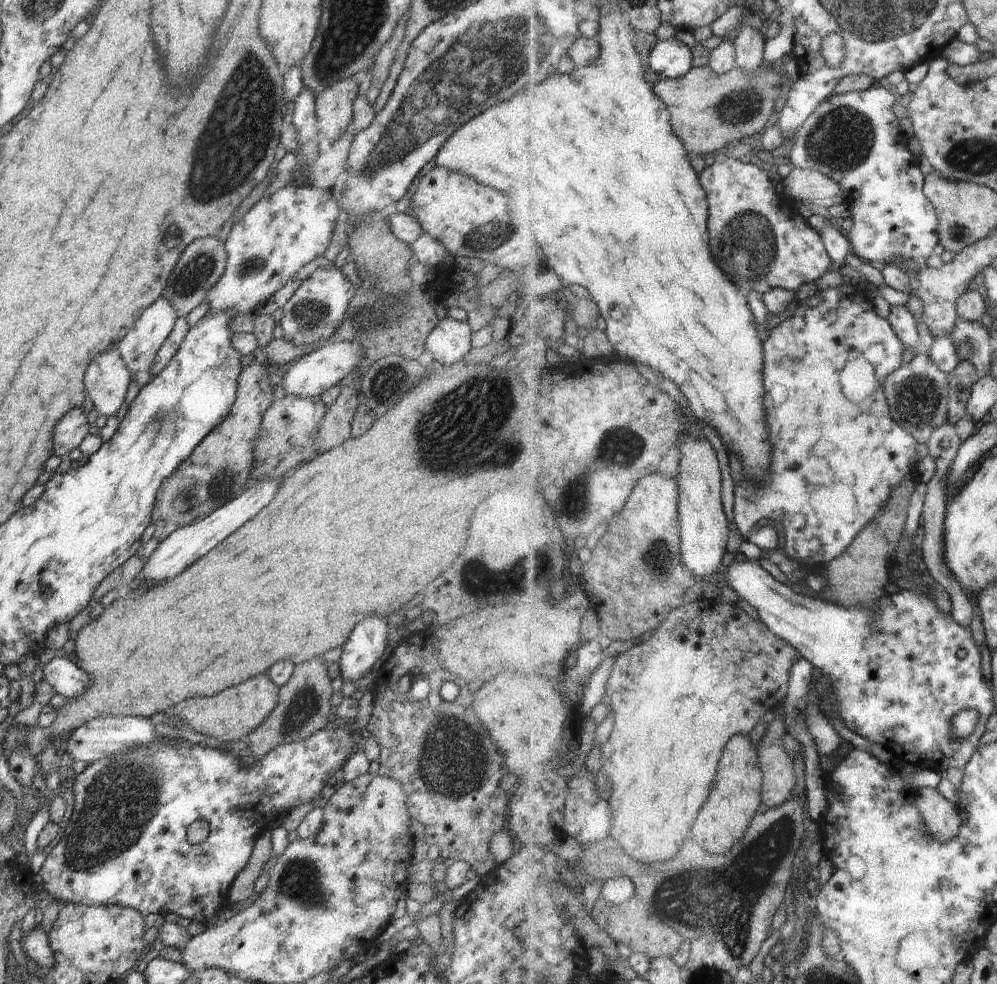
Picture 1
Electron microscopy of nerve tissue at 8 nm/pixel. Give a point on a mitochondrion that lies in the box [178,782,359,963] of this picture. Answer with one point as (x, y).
(300, 880)

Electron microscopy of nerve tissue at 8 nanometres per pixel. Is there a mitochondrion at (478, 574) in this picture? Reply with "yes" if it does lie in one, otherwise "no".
yes

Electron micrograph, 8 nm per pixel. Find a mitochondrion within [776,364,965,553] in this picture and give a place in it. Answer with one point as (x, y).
(917, 399)

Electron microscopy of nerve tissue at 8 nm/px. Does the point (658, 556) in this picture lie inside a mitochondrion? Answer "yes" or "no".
yes

